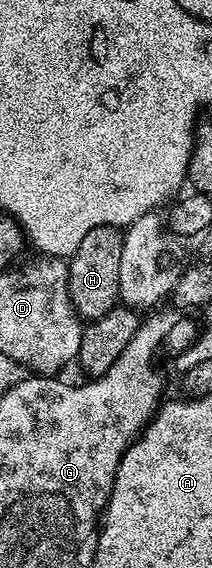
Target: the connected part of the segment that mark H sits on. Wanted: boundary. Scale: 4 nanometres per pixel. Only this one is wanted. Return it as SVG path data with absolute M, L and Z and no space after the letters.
M117 226L94 227L94 231L86 231L82 243L78 243L78 251L67 258L68 294L76 308L76 316L85 322L96 321L111 309L117 308L120 301L118 263L122 263L123 242L123 232Z

